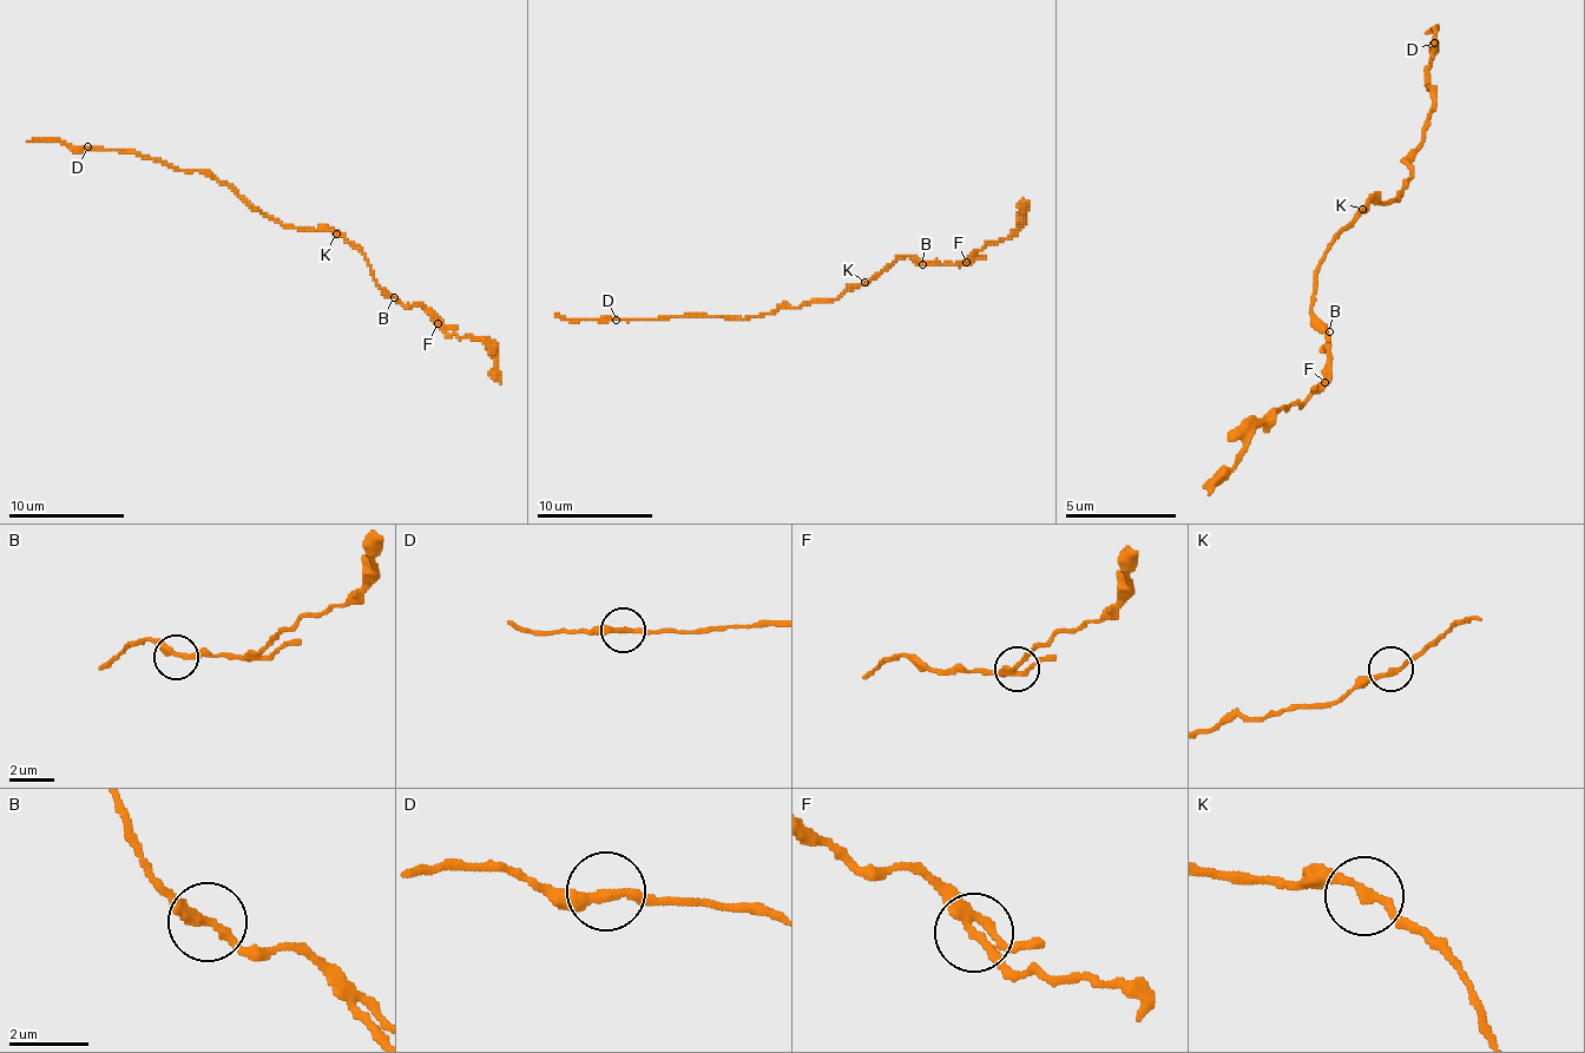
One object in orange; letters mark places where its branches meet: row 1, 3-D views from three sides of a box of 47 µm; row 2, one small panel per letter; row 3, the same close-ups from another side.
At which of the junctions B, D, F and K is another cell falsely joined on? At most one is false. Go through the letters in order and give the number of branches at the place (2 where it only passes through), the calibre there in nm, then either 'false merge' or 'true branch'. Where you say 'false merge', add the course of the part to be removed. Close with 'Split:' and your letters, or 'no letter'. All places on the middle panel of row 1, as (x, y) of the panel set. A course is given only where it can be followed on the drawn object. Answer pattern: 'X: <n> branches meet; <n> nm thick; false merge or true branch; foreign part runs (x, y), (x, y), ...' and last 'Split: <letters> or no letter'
B: 2 branches meet; 280 nm thick; true branch
D: 2 branches meet; 260 nm thick; true branch
F: 3 branches meet; 220 nm thick; false merge; foreign part runs (965, 262), (977, 250), (1008, 236), (1023, 218), (1028, 201)
K: 2 branches meet; 200 nm thick; true branch
Split: F

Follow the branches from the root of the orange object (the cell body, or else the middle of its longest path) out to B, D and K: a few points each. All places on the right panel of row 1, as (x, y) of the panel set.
B: (1395, 198), (1385, 203), (1368, 203), (1323, 254), (1317, 264), (1317, 287), (1311, 293), (1311, 314), (1329, 331)
D: (1395, 198), (1412, 181), (1412, 159), (1424, 147), (1424, 125), (1434, 104), (1428, 92), (1434, 43)
K: (1395, 198), (1385, 203), (1368, 203), (1362, 209)

